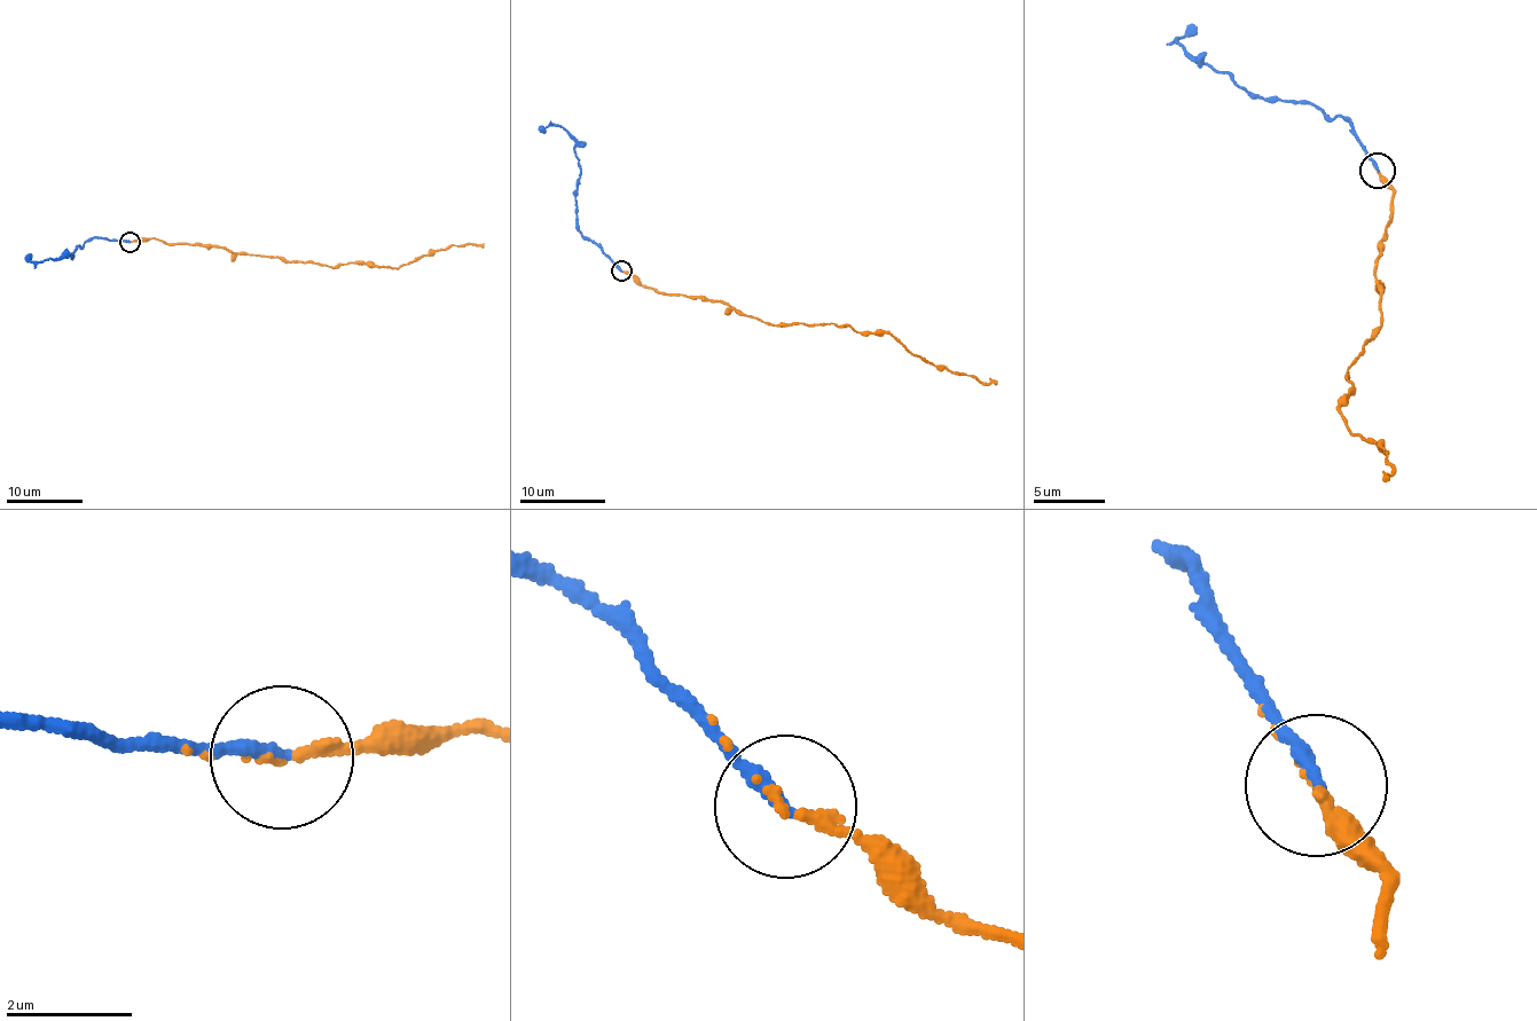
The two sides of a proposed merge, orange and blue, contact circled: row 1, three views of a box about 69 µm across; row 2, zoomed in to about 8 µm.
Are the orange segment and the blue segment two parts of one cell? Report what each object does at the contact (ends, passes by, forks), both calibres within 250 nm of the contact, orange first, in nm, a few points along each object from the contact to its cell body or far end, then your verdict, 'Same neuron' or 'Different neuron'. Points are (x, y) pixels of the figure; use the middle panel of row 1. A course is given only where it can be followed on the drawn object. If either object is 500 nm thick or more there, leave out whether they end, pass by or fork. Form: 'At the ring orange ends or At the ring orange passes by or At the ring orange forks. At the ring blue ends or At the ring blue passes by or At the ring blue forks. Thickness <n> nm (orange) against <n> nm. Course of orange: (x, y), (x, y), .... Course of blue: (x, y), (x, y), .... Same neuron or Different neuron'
At the ring orange passes by. At the ring blue ends. Thickness 130 nm (orange) against 240 nm. Course of orange: (621, 271), (658, 292), (722, 300), (770, 324), (832, 322), (895, 336), (909, 351), (951, 371), (996, 381). Course of blue: (621, 271), (578, 228), (574, 189), (580, 173), (574, 141), (558, 125), (544, 131). Same neuron

